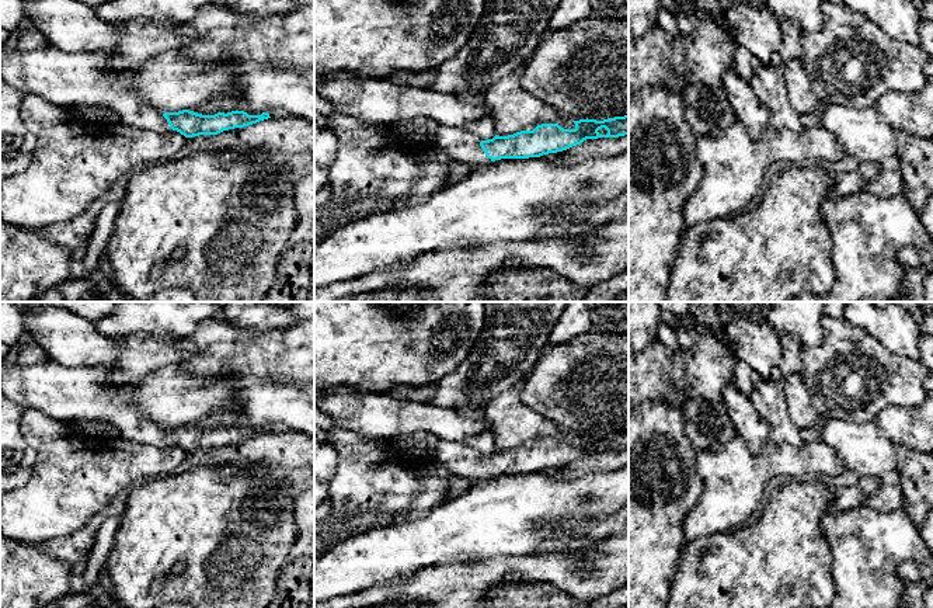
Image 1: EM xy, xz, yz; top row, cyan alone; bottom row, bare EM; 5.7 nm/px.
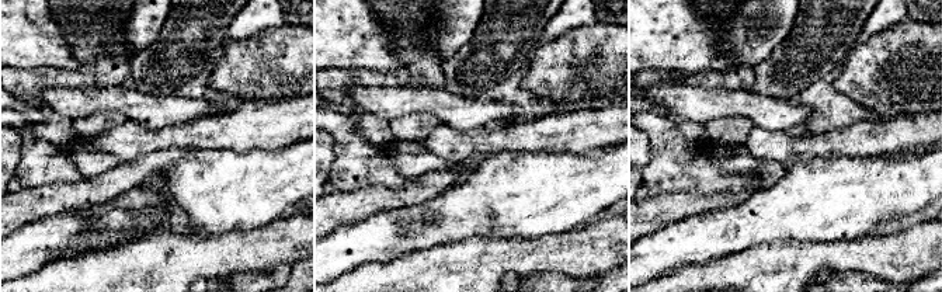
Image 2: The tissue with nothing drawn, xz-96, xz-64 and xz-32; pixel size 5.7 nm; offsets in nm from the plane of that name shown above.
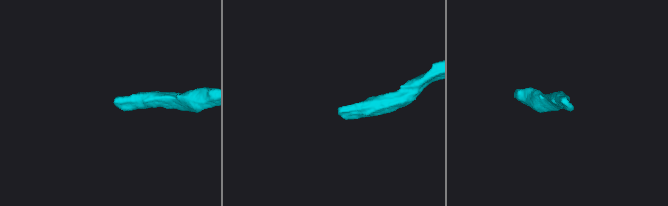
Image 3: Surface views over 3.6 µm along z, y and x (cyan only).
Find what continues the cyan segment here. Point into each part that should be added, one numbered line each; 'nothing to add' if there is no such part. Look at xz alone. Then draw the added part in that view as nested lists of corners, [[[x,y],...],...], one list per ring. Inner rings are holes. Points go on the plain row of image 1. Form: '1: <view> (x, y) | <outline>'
1: xz (460, 459) | [[[439,441],[434,451],[434,458],[439,465],[471,482],[491,476],[481,463],[480,456],[480,452],[466,444],[450,444],[448,441]]]

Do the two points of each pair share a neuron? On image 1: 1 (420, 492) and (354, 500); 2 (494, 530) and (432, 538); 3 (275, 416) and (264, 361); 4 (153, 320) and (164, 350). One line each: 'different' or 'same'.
1: same
2: same
3: different
4: different

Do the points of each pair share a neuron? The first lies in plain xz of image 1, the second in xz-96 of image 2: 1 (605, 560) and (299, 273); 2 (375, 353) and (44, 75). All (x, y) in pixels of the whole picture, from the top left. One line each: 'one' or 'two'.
1: two
2: two

